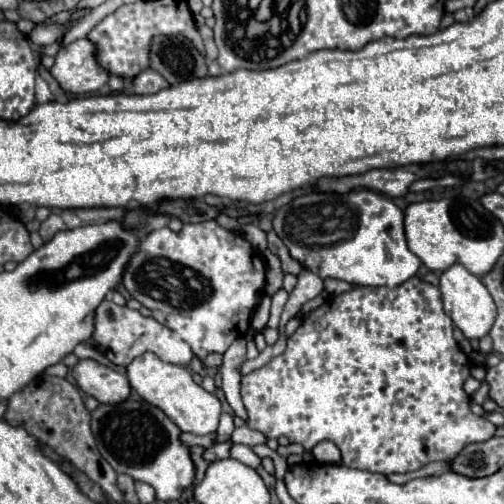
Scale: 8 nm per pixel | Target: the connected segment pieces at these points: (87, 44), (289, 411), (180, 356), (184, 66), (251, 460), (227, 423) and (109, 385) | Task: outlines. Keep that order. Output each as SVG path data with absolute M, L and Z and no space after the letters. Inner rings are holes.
M87 37L59 49L51 75L65 91L77 95L95 93L109 81L109 73L97 61L97 45Z
M417 277L407 279L405 283L397 287L353 287L347 293L335 295L327 299L321 307L311 311L307 317L303 317L301 327L287 339L287 349L283 355L271 359L265 367L245 375L241 379L241 397L247 409L247 415L251 419L251 429L261 431L267 437L287 437L291 443L299 443L305 449L311 449L323 439L333 441L343 457L343 463L347 467L357 467L373 473L407 473L407 471L417 471L433 461L447 461L461 451L461 447L469 443L479 443L485 439L491 439L495 435L495 425L481 419L479 415L473 415L469 411L469 401L471 397L463 391L463 383L469 377L469 357L459 349L457 341L453 339L453 321L445 315L443 305L441 305L441 293L439 287L433 287L429 283L423 283Z
M107 299L97 307L93 339L97 343L97 349L101 353L107 353L109 361L113 361L115 365L129 365L135 357L143 355L145 351L155 353L161 361L177 365L187 365L193 359L191 347L175 331L157 323L153 317L143 317L139 311L133 311L129 307L119 307Z
M157 35L151 39L149 51L151 69L165 77L169 85L207 75L205 57L185 35Z
M233 445L229 453L231 453L233 459L237 459L237 461L241 461L241 463L253 467L253 469L261 467L261 459L259 459L259 457L253 453L253 449L247 447L247 445Z
M223 413L223 415L221 415L221 421L219 421L219 427L217 427L217 431L215 431L217 443L229 441L233 429L235 429L235 427L233 427L233 417L231 417L229 413Z
M83 359L73 367L73 377L77 385L99 403L117 405L129 399L131 385L125 375L105 367L93 359Z

